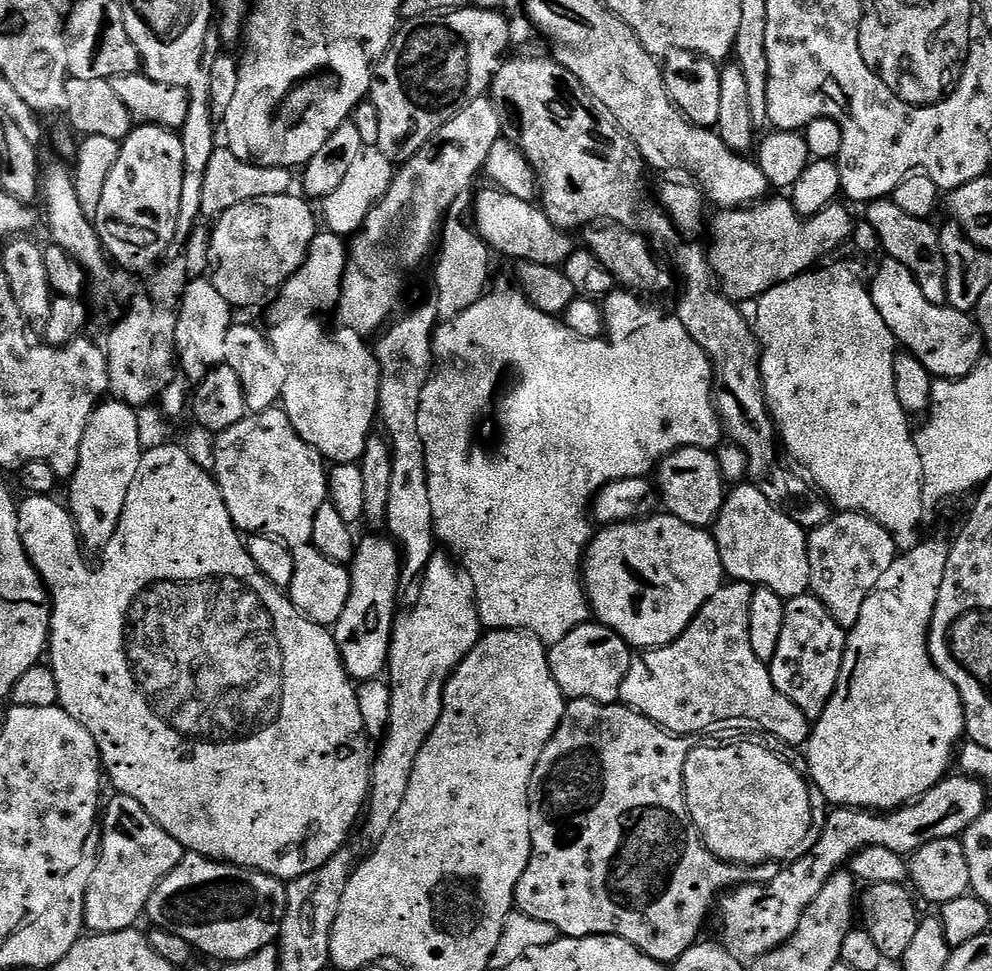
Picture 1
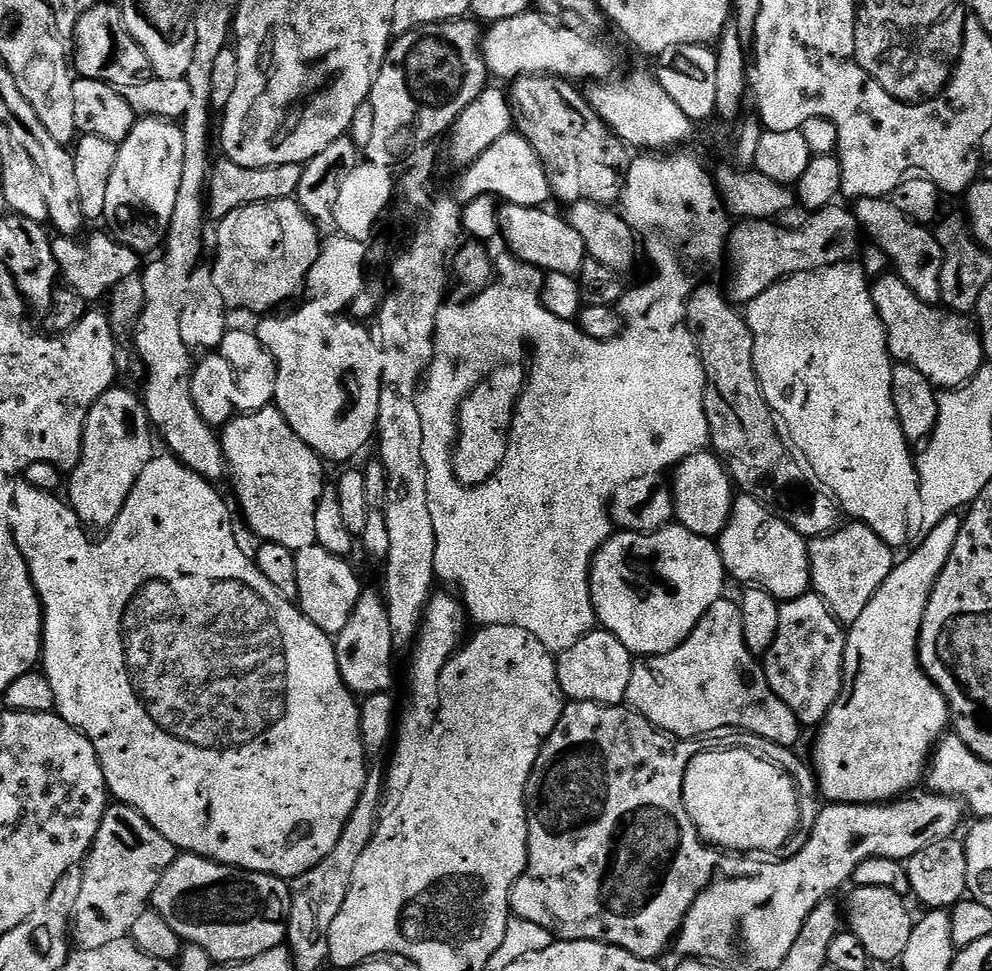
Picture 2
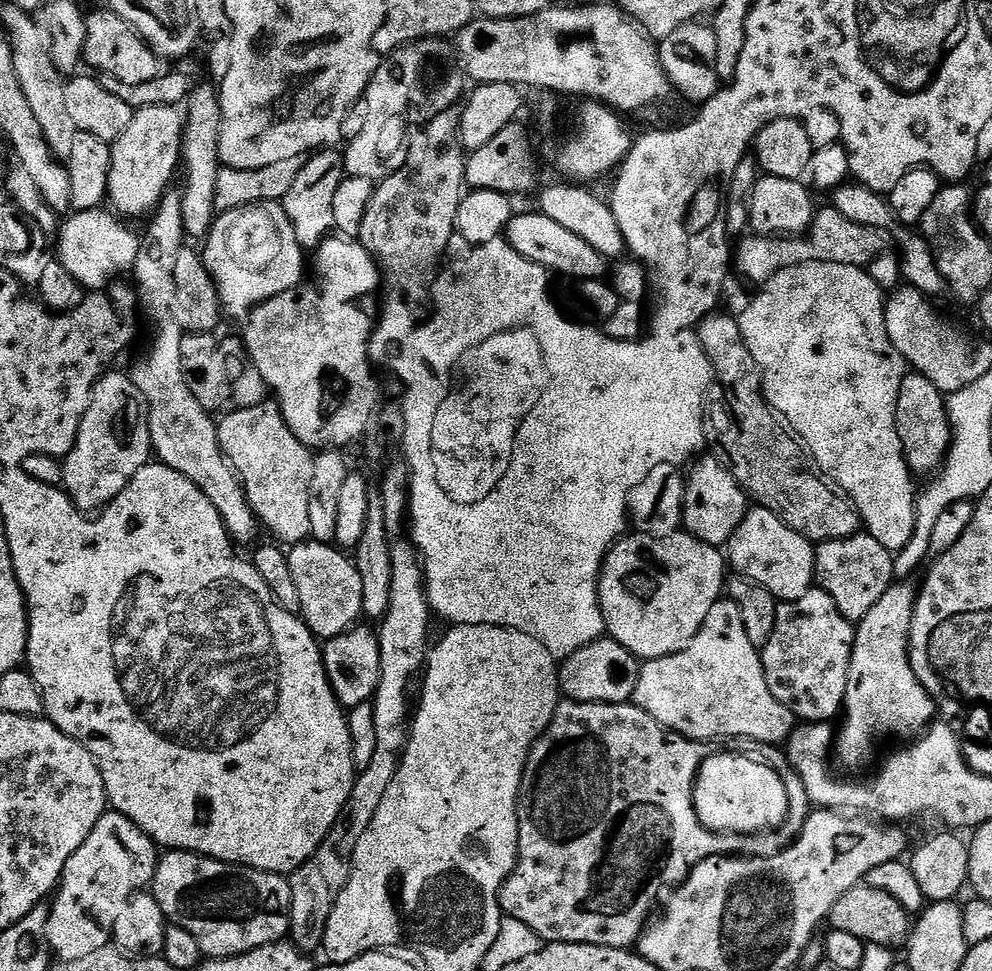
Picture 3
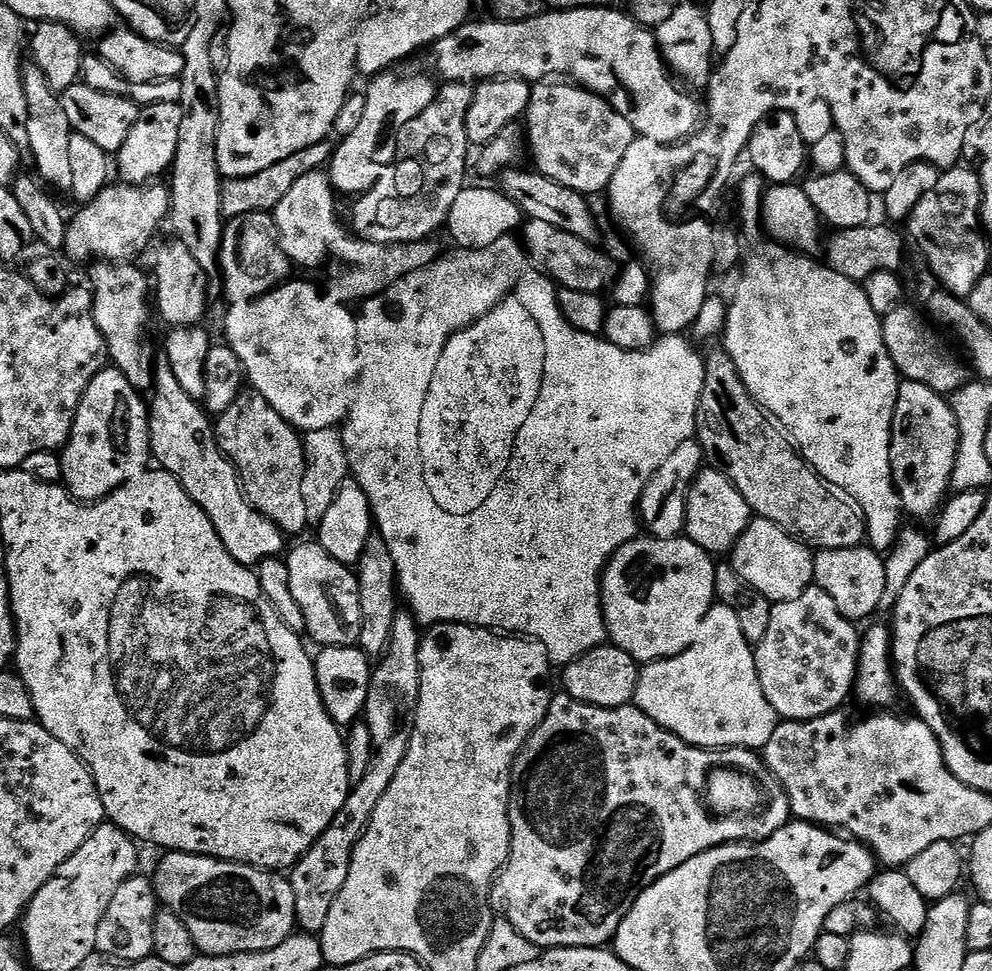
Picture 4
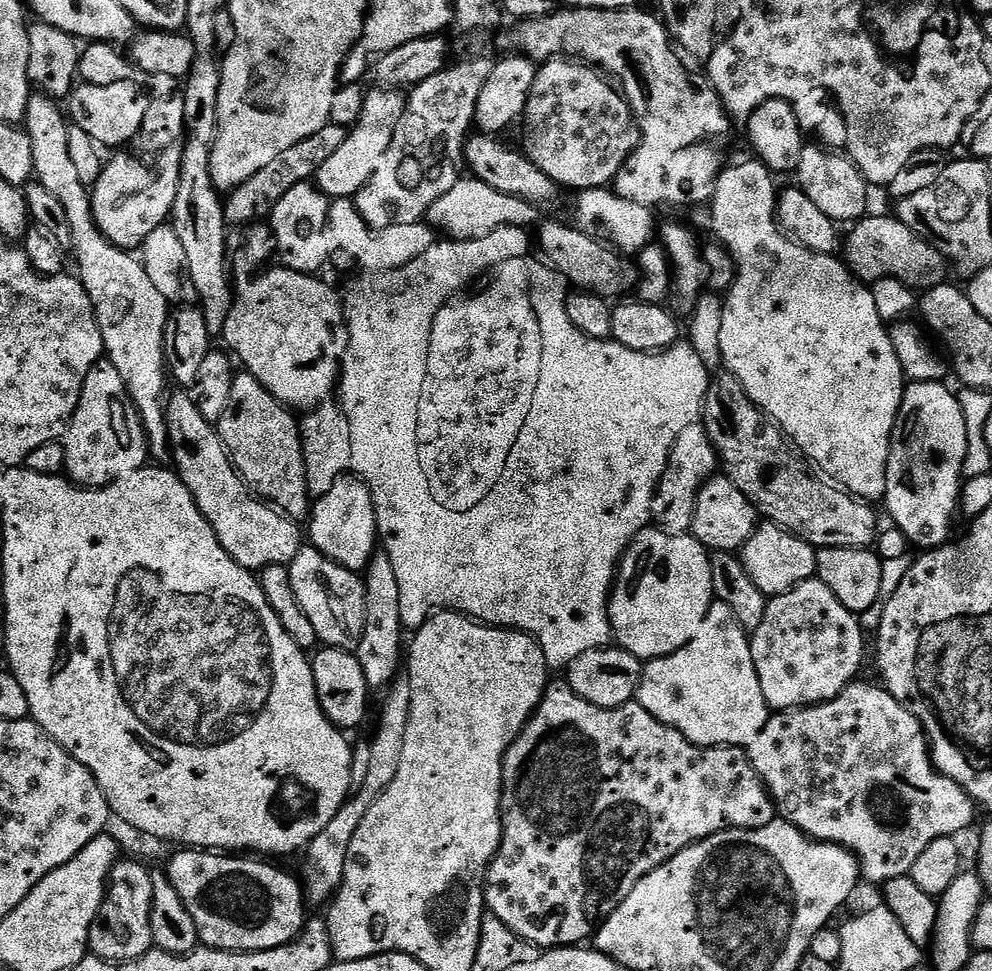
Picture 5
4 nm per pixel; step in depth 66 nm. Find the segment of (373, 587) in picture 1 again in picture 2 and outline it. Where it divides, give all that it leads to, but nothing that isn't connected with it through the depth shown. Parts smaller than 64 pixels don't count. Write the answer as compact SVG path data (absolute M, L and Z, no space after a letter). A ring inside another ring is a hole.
M361 591L360 600L354 606L354 614L350 614L350 622L346 622L346 630L334 637L334 643L342 682L346 682L353 694L365 698L376 692L387 693L391 689L394 649L388 605L379 591Z

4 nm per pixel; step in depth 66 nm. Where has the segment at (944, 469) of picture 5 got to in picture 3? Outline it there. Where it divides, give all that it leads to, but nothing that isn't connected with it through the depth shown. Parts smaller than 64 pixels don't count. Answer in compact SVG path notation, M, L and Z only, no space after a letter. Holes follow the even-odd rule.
M919 374L905 375L898 390L896 429L908 468L913 474L920 477L927 472L935 473L943 465L948 448L952 445L952 424L948 421L945 394L940 392L929 378Z

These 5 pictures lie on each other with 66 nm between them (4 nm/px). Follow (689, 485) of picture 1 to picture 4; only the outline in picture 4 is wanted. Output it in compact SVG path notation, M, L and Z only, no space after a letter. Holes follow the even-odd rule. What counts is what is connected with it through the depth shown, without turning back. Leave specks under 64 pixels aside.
M708 466L701 470L688 491L686 506L688 520L684 524L684 532L687 539L702 546L702 550L709 554L717 554L716 552L728 554L735 548L738 538L742 538L746 526L754 519L754 513L746 498L742 498L740 491L733 486L731 478L725 476L723 471L713 468Z

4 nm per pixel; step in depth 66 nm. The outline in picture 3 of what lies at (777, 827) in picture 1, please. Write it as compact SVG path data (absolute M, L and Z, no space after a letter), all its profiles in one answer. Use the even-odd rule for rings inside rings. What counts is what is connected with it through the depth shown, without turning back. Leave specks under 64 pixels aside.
M736 752L705 755L700 773L696 776L696 787L692 789L692 801L704 828L711 832L723 832L733 838L748 836L751 832L768 832L788 816L788 788L783 778L770 765L751 760L748 756L739 756Z

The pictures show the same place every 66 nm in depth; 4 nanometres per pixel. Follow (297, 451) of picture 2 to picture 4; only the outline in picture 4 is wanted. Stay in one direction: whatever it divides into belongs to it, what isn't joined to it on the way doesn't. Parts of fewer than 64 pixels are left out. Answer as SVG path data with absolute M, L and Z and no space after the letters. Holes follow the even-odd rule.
M255 394L241 395L232 405L222 413L214 424L216 441L224 455L231 460L240 476L240 483L244 486L244 494L248 501L266 518L270 518L285 534L300 532L309 527L306 518L306 501L302 498L302 478L304 477L304 442L301 433L292 425L286 423L282 414L266 402L266 398Z

